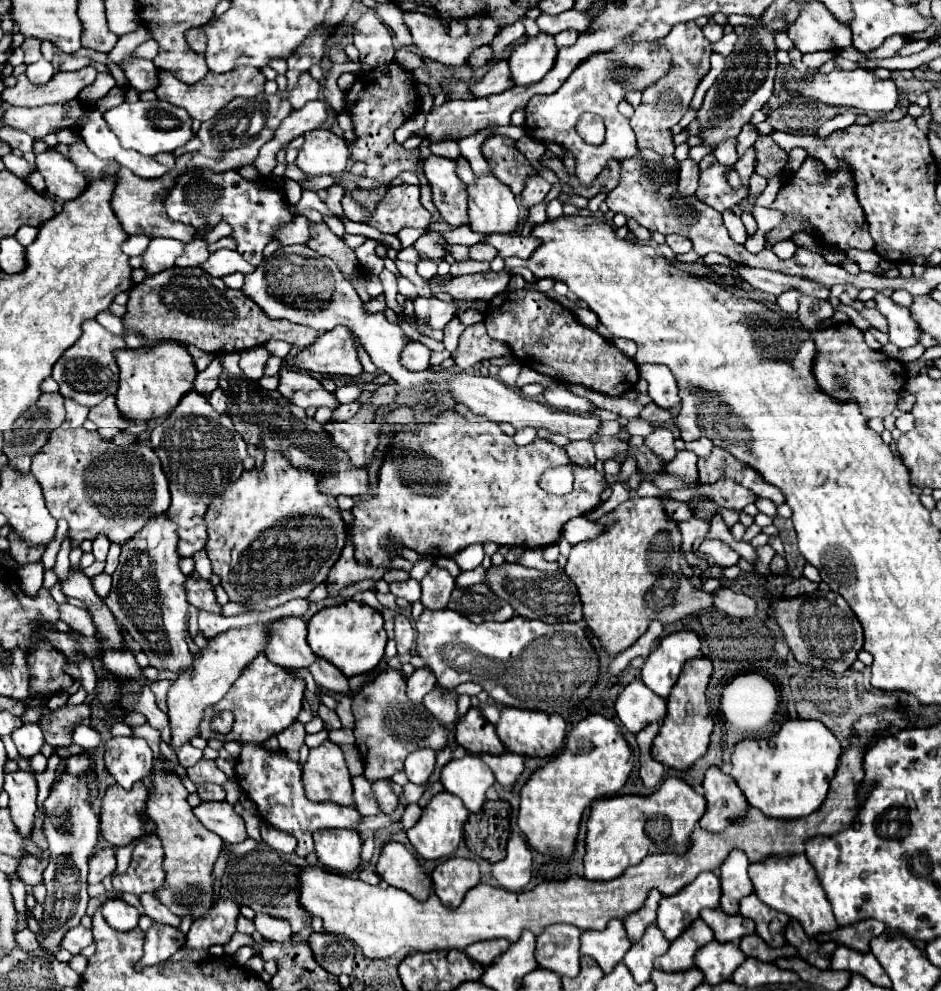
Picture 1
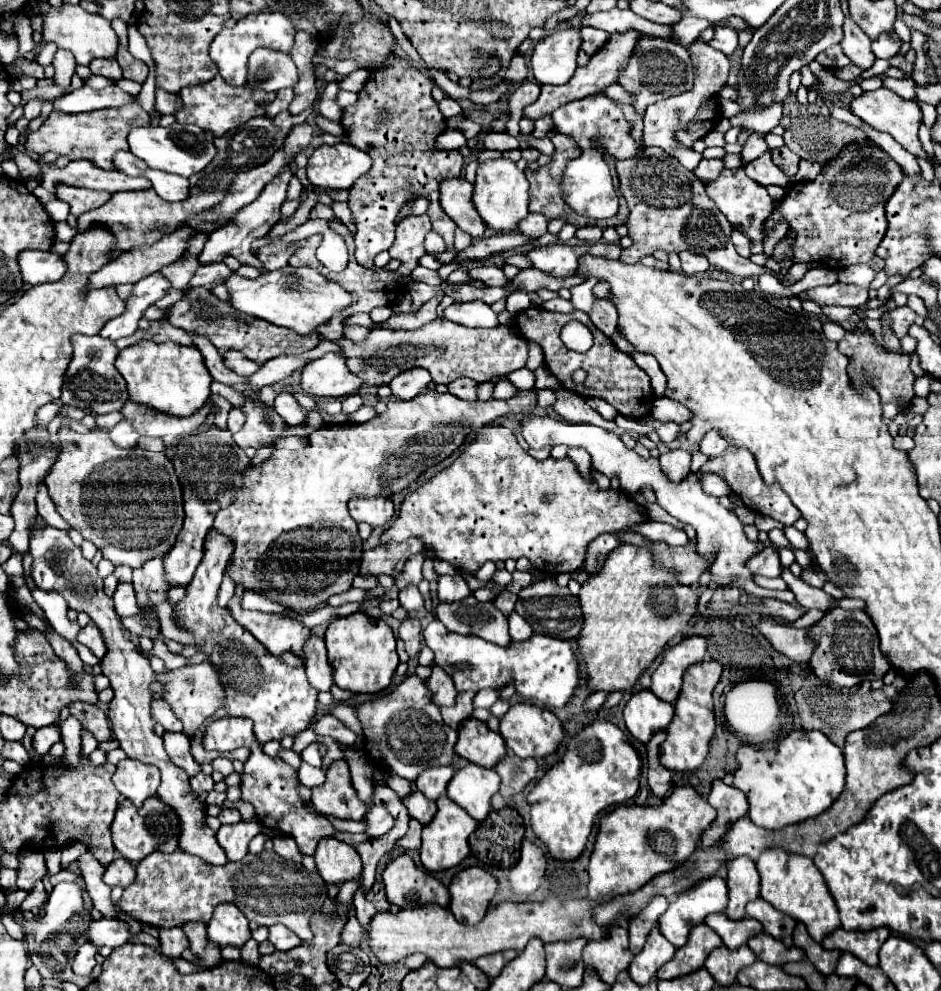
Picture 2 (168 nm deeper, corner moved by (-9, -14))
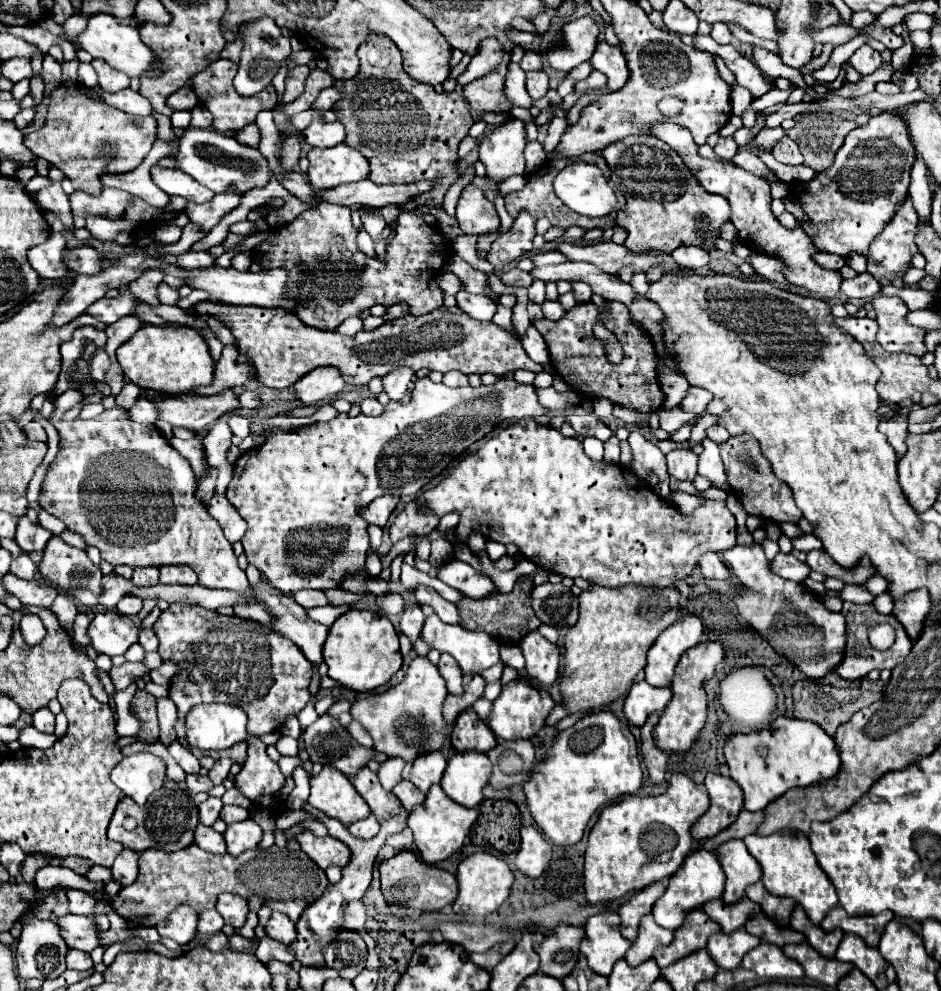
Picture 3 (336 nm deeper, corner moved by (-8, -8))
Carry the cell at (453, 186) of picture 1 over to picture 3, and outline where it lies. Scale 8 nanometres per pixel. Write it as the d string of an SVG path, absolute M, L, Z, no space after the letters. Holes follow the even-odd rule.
M475 184L467 186L457 204L457 222L463 234L491 234L497 232L501 222L491 200Z

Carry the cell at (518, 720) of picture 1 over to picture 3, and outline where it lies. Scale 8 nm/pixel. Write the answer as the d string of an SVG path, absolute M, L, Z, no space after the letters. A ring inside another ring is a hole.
M517 678L513 682L505 684L501 688L499 698L493 700L487 724L491 726L495 736L501 738L501 740L519 740L519 738L529 740L545 726L545 718L553 710L553 706L555 706L555 702L553 702L553 698L549 696L549 692L545 688L533 686L527 680Z

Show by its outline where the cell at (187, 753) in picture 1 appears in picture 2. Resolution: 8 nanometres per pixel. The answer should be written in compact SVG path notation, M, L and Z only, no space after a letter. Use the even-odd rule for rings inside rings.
M200 772L200 774L196 774L196 776L192 776L190 778L190 786L192 786L192 790L194 792L210 792L212 788L214 788L214 780L208 776L208 774L204 774L204 772Z

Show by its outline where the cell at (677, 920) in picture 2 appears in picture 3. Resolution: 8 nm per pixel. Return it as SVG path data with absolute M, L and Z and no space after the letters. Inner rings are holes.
M695 848L683 860L683 864L675 872L675 876L669 878L669 884L667 884L665 892L657 900L657 904L653 906L651 914L653 914L653 918L655 918L655 922L659 926L663 926L667 930L677 930L691 910L701 908L707 900L721 898L723 884L725 884L725 876L723 876L723 868L721 868L717 856L713 852L709 852L709 850L705 850L705 848Z

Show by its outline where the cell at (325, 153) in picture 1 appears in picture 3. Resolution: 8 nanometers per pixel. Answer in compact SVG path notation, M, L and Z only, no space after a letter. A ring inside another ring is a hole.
M345 144L335 148L311 148L307 158L311 162L307 176L315 190L335 188L369 176L367 158Z

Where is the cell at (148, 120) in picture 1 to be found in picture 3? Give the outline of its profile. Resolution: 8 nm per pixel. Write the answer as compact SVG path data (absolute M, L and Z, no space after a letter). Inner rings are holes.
M185 130L177 138L179 150L175 160L179 168L191 174L199 184L207 186L213 192L225 192L227 188L235 188L237 192L249 192L259 186L267 186L271 178L271 168L267 158L247 144L239 144L235 138L215 132L215 130Z

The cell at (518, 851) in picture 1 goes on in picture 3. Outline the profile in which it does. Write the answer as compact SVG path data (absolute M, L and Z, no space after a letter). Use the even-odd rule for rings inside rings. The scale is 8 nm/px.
M535 826L521 828L521 848L517 852L517 868L529 876L539 878L551 860L551 844Z

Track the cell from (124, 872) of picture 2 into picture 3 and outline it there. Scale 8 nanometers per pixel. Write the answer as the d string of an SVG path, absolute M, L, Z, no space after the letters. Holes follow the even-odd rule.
M125 848L119 854L119 858L115 860L111 872L113 872L113 878L121 886L129 886L131 882L135 882L135 878L137 878L137 858L139 858L139 854L135 850Z

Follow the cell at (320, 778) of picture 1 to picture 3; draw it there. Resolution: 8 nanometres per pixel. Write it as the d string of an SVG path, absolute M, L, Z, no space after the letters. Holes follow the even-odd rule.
M325 764L323 770L311 778L309 804L325 812L329 818L349 826L371 814L367 802L359 796L355 786L335 766Z

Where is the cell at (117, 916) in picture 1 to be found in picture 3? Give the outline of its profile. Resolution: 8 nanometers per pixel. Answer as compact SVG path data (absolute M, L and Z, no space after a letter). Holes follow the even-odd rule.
M61 916L55 918L55 924L59 924L59 930L63 932L63 940L67 940L69 950L81 950L91 952L95 946L99 946L97 936L99 932L93 926L91 916Z

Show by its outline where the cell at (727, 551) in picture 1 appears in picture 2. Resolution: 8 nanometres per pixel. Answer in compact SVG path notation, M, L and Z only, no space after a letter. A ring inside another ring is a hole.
M764 548L756 558L748 560L748 570L752 574L760 574L766 578L778 578L780 576L780 560L774 548Z

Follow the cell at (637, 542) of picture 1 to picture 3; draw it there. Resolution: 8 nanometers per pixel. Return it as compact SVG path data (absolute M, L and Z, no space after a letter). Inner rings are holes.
M591 586L589 590L581 592L579 596L579 620L575 626L571 626L565 634L565 640L563 640L563 646L565 646L565 652L563 652L563 672L561 672L561 678L559 678L559 690L561 690L561 704L565 706L567 714L577 714L577 712L593 712L593 710L601 710L605 708L607 704L615 702L619 696L627 694L629 688L633 686L633 680L637 676L639 670L645 668L645 662L647 662L647 650L651 648L651 644L657 640L657 636L667 628L671 626L677 618L679 618L679 592L675 588L649 588L649 586L621 586L621 588L601 588L601 586Z

